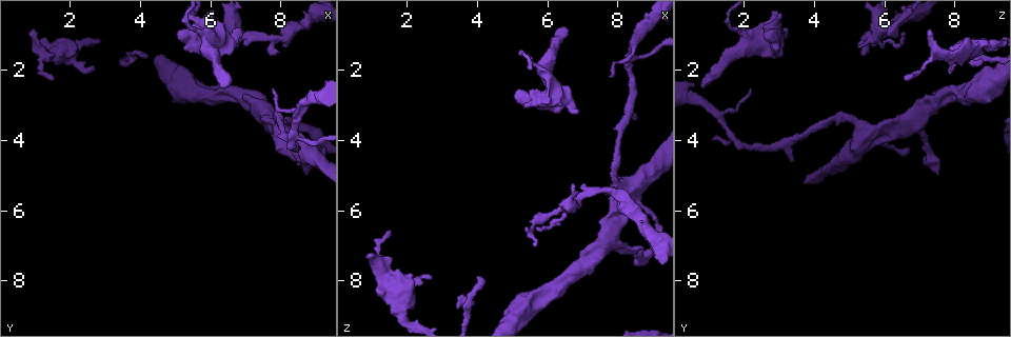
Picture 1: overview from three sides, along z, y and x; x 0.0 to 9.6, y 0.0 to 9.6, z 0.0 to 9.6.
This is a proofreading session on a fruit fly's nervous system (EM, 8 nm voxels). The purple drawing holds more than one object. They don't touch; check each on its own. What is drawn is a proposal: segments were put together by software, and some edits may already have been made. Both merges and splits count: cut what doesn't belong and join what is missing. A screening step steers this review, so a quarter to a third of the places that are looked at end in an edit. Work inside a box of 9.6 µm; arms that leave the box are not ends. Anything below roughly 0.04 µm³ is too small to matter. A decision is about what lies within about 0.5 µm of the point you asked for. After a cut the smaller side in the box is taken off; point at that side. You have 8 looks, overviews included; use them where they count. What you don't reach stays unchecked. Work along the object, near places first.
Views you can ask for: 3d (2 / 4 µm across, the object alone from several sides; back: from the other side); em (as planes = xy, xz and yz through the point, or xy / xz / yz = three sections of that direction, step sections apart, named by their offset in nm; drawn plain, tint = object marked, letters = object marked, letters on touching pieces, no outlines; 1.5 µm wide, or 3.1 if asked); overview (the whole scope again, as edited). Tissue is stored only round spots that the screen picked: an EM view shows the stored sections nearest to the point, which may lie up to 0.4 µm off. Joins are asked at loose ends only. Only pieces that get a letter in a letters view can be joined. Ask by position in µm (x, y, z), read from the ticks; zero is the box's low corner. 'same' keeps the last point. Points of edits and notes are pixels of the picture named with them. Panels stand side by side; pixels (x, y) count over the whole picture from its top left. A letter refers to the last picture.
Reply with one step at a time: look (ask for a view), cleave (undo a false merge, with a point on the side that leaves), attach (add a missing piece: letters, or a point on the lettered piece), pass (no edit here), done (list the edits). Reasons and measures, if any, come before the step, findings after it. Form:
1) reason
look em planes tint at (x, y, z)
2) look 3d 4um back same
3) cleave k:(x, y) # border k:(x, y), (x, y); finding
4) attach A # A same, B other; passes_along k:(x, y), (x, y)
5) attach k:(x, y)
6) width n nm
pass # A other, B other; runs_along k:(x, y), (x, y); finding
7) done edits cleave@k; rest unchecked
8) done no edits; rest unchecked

look em xz step 8 tint at (5.65, 0.95, 1.85)

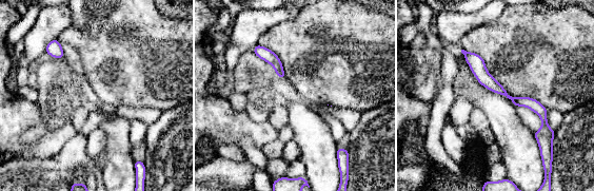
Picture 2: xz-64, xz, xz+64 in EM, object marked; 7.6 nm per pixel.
another direction
look em planes tint same

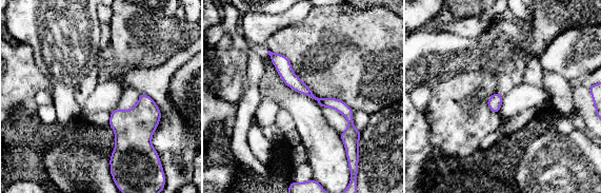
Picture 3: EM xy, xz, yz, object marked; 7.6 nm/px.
what lies round it
look em planes letters same

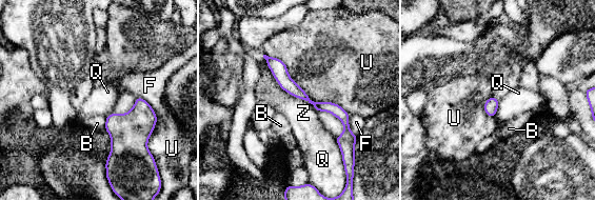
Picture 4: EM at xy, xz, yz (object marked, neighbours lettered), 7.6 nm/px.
pass # B other, F other, Q other, U other, Z other; border 4:(263, 54), (349, 115); one cell here

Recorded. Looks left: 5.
free end
look em planes plain at (7.95, 1.50, 5.35)

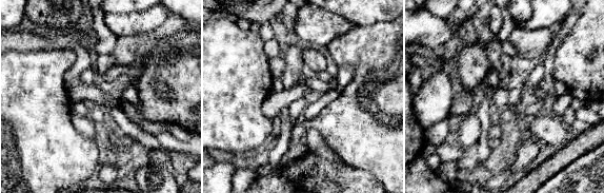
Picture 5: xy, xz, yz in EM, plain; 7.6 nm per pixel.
where the object lies
look em planes tint same

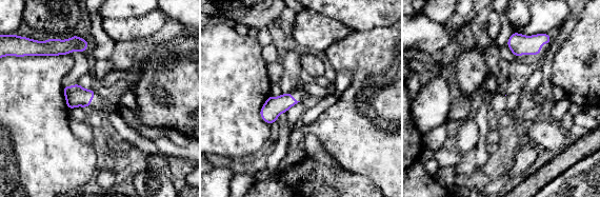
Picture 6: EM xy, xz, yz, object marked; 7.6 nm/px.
look em planes letters same

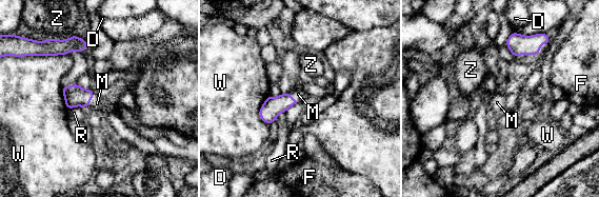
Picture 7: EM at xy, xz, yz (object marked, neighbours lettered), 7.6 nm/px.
longest_contact W 240 nm
attach M # D other, F other, M same, R other, W other, Z other; passes_along 7:(75, 96), (91, 100), (97, 103); the cell continues

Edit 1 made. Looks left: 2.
free end
look em 3.1um planes tint at (8.75, 5.00, 7.60)

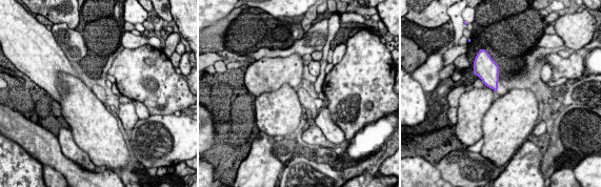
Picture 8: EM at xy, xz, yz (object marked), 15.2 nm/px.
what lies round it
look em 3.1um planes letters same

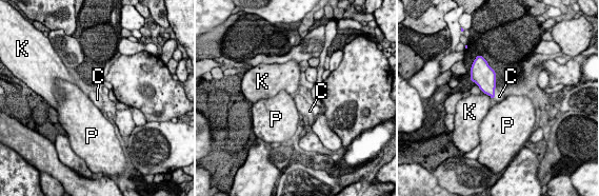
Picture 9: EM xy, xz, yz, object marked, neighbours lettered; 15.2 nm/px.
width 130 nm
attach C # C same, K other, P other; passes_along 9:(485, 79), (494, 93), (499, 96); the cell continues

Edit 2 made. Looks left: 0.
done edits attach@7, attach@9; rest unchecked

